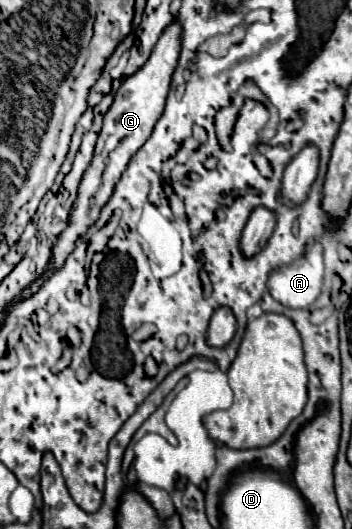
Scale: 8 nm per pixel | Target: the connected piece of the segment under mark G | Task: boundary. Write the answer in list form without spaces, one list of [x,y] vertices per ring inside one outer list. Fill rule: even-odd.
[[[171,24],[165,28],[165,32],[161,34],[159,42],[155,44],[149,60],[143,64],[143,68],[139,68],[135,74],[127,76],[121,84],[121,88],[117,90],[115,94],[115,100],[111,104],[111,108],[107,110],[105,118],[103,118],[103,128],[99,132],[99,138],[97,138],[97,146],[95,146],[95,154],[93,154],[93,160],[89,164],[89,168],[85,170],[83,174],[83,180],[79,184],[79,192],[77,192],[77,200],[71,208],[71,214],[69,214],[69,224],[67,228],[57,236],[55,244],[53,244],[53,250],[51,250],[51,258],[45,266],[45,272],[35,278],[21,294],[19,294],[19,300],[25,300],[33,294],[39,292],[39,288],[51,278],[53,272],[61,270],[67,256],[75,250],[77,246],[77,240],[87,234],[87,230],[97,222],[99,218],[99,212],[101,208],[109,202],[121,174],[127,170],[127,164],[129,160],[133,158],[133,154],[145,144],[145,140],[151,136],[151,130],[155,126],[155,122],[159,120],[161,112],[163,112],[163,106],[165,106],[165,96],[167,96],[167,90],[169,90],[169,80],[171,80],[171,74],[173,74],[173,68],[177,66],[177,56],[179,56],[179,34],[181,34],[181,28],[179,24]]]

